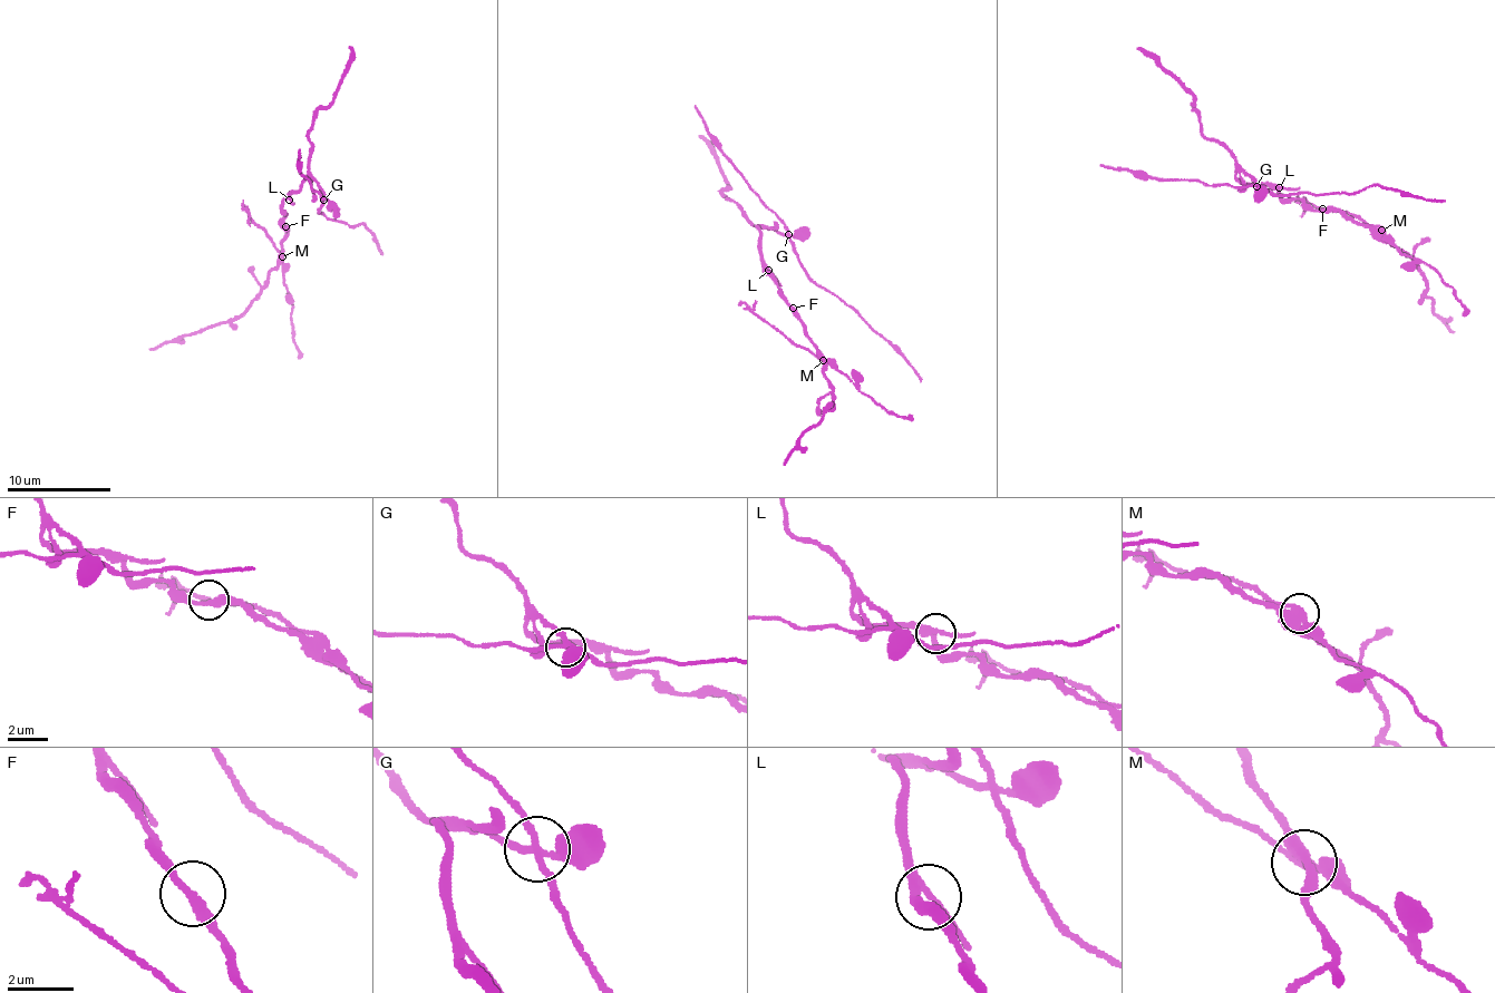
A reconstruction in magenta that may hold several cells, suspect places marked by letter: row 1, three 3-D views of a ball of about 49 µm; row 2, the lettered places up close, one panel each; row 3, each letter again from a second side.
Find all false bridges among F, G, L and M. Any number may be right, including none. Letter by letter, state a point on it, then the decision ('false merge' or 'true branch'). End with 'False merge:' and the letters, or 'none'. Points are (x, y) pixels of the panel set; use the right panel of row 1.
F: (1322, 208) | true branch
G: (1256, 186) | false merge
L: (1279, 187) | true branch
M: (1381, 230) | false merge
False merge: G, M

